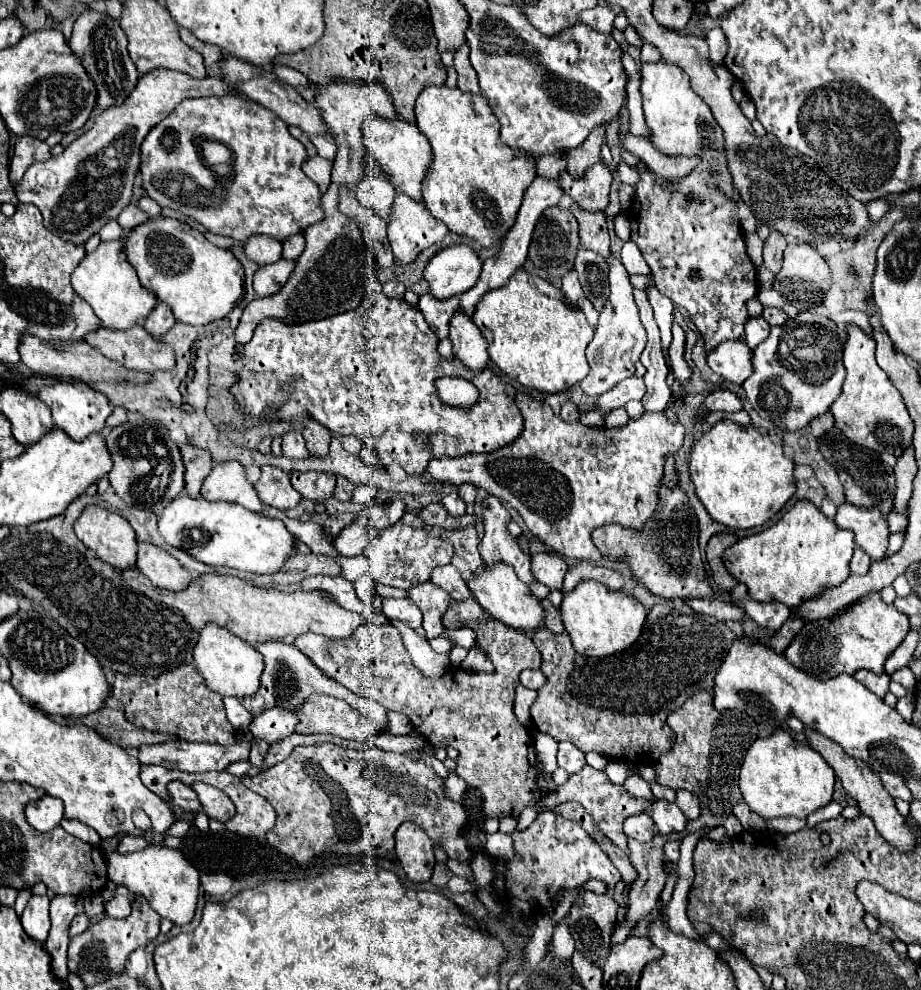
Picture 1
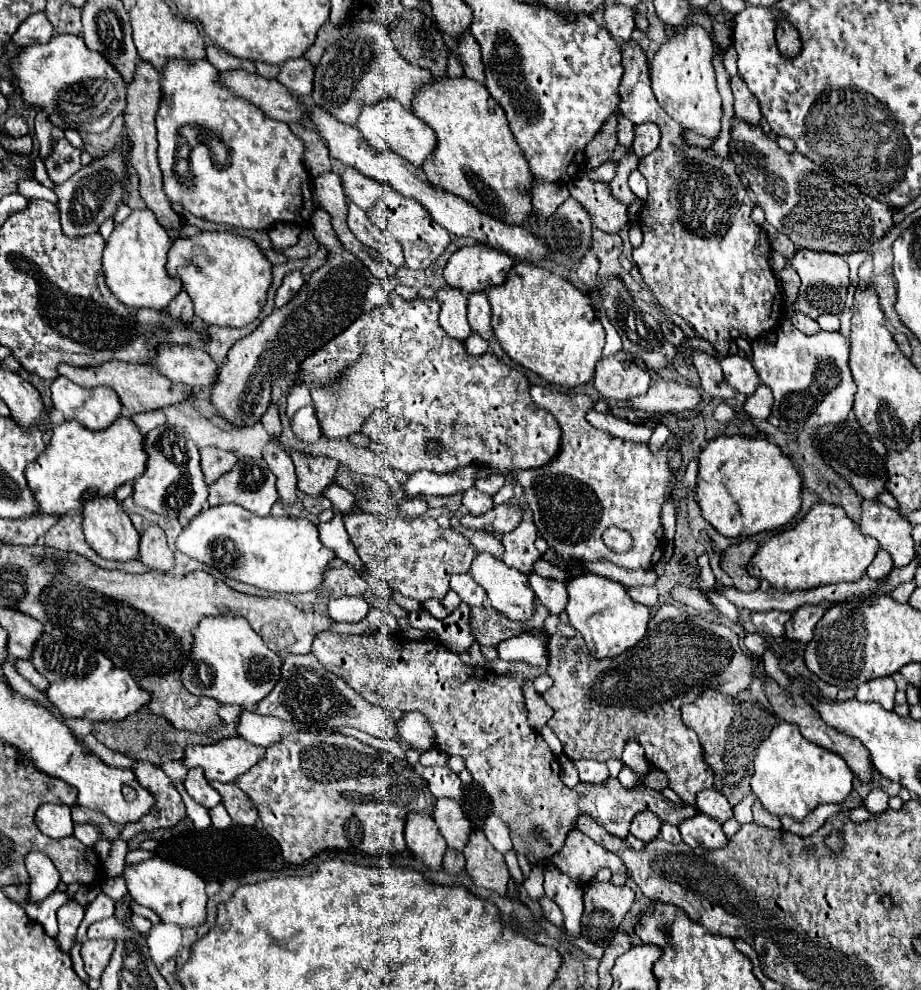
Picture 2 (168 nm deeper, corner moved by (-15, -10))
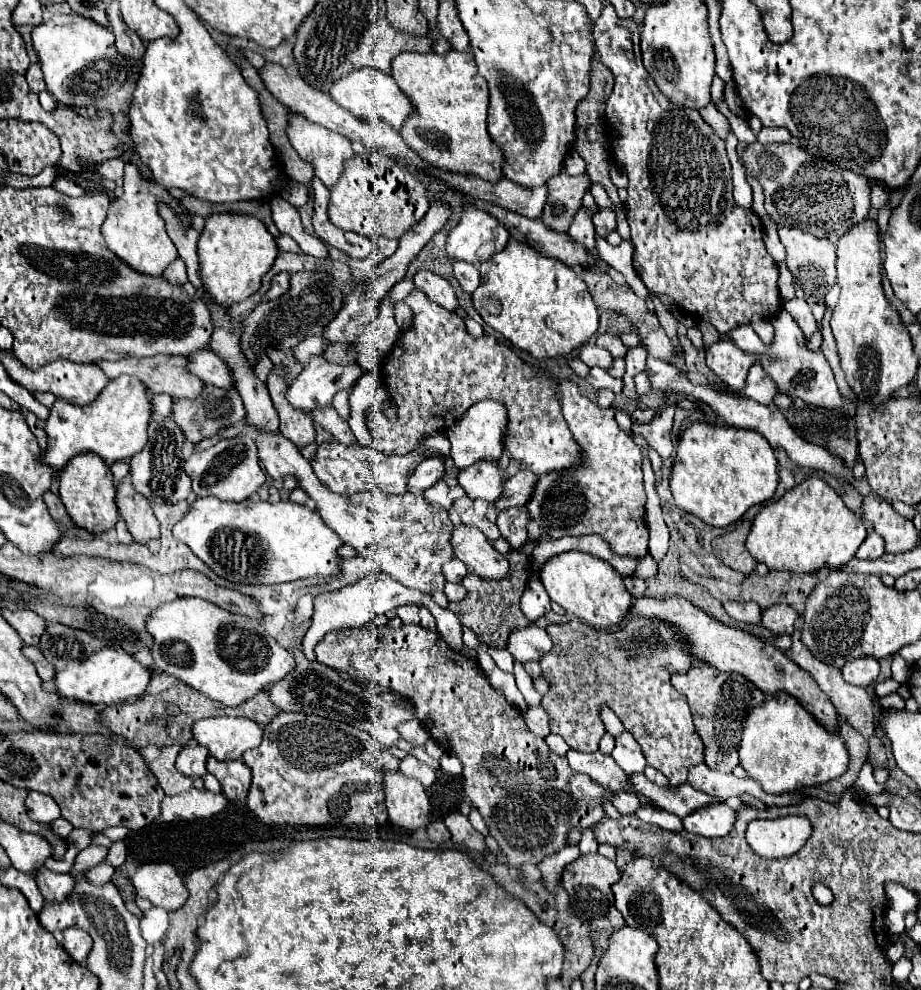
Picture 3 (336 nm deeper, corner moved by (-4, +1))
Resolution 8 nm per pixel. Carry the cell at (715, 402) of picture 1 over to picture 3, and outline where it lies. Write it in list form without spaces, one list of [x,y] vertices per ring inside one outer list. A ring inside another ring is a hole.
[[[752,365],[748,379],[746,379],[746,387],[744,387],[744,395],[762,403],[762,405],[770,405],[776,391],[776,383],[772,381],[772,377],[764,371],[762,365]]]

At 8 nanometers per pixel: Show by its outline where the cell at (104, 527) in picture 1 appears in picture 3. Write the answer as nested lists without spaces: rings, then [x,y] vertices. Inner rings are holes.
[[[80,453],[78,457],[72,457],[60,471],[60,501],[64,503],[72,521],[90,533],[108,531],[116,525],[118,509],[114,495],[112,471],[96,453]]]

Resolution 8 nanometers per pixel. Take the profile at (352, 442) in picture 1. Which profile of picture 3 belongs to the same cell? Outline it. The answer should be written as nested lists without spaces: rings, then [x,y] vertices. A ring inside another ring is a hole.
[[[344,389],[344,391],[340,391],[340,393],[336,393],[336,397],[334,397],[334,403],[332,403],[334,407],[336,407],[336,411],[344,417],[344,419],[348,419],[350,417],[350,405],[348,405],[348,391]]]

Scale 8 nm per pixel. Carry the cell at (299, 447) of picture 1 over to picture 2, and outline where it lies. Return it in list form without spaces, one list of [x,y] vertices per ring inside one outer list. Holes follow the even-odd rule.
[[[311,406],[299,408],[295,412],[291,420],[291,428],[293,428],[293,434],[303,442],[317,442],[321,438],[321,428],[315,420],[315,408]]]

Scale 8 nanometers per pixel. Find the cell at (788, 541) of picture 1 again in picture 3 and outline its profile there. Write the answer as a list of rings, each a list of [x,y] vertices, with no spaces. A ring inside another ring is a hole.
[[[808,477],[784,493],[782,499],[764,505],[754,517],[746,547],[752,557],[770,569],[792,573],[814,573],[822,567],[844,567],[858,545],[866,539],[866,527],[840,499],[840,495],[820,477]]]

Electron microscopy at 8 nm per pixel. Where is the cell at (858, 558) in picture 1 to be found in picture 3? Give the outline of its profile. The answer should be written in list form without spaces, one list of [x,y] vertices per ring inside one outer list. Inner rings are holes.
[[[870,533],[860,549],[856,551],[858,559],[878,559],[884,553],[884,539],[878,533]]]

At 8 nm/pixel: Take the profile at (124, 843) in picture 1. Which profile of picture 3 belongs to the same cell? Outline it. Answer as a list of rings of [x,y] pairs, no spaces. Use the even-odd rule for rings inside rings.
[[[116,841],[116,843],[112,843],[106,861],[108,861],[112,867],[116,867],[116,869],[126,861],[126,845],[124,845],[124,841]]]

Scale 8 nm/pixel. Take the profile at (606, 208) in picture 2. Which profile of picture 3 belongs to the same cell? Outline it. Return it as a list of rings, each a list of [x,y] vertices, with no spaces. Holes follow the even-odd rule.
[[[604,209],[598,211],[592,221],[594,221],[594,229],[596,229],[598,237],[606,237],[608,233],[616,231],[616,223],[614,223],[616,217],[614,217],[612,211],[604,211]]]

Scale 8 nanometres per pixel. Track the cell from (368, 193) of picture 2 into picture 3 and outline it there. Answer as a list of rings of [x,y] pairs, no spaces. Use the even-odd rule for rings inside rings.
[[[288,113],[286,137],[288,137],[290,145],[294,147],[294,151],[298,153],[298,157],[312,165],[314,177],[318,177],[326,187],[334,185],[336,177],[340,177],[340,161],[346,161],[354,153],[352,147],[350,147],[348,137],[344,137],[340,133],[334,133],[326,127],[320,127],[318,123],[312,123],[306,117],[302,117],[300,113]]]

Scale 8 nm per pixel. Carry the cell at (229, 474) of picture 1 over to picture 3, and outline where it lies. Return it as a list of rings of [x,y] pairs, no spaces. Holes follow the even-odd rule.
[[[234,437],[220,439],[218,445],[206,451],[194,451],[186,461],[184,471],[192,479],[192,491],[196,497],[218,497],[222,501],[244,501],[258,491],[258,487],[266,481],[264,471],[258,465],[256,445],[250,437]]]

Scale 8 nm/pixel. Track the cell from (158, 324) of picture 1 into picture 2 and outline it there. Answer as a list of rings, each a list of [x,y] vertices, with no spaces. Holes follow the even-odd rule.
[[[179,292],[179,296],[175,296],[175,300],[171,300],[171,304],[167,306],[167,312],[173,320],[181,322],[181,324],[189,324],[193,320],[193,304],[191,298],[187,296],[187,292]]]

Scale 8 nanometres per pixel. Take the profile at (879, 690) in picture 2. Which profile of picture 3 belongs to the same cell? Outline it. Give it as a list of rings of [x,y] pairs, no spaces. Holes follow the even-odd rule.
[[[858,657],[854,661],[848,661],[842,667],[844,679],[852,685],[858,685],[858,687],[866,687],[872,681],[876,681],[878,673],[880,673],[880,665],[872,657]]]

